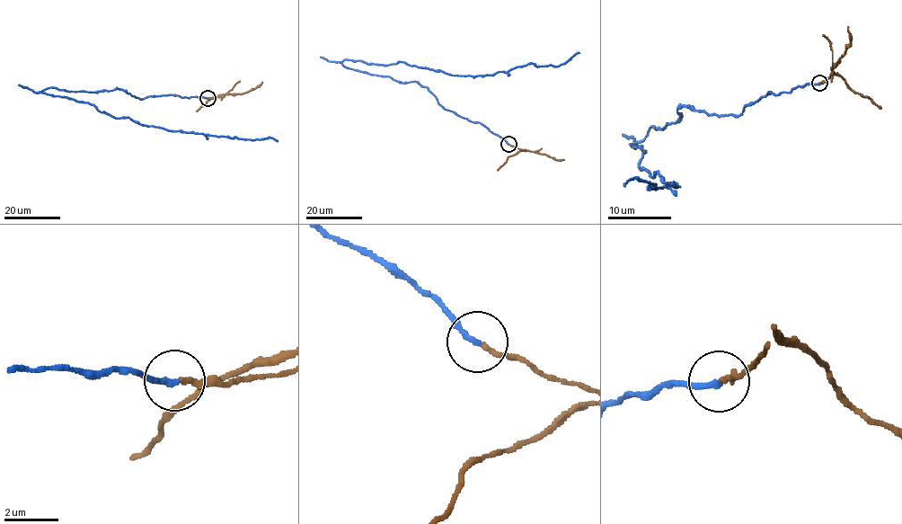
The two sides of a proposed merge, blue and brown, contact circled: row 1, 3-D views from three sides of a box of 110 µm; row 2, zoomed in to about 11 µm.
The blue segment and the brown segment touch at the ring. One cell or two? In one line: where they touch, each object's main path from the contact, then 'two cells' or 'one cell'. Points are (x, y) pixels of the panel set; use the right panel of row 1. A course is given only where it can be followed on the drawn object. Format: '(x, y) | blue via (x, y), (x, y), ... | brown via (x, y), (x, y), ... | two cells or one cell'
(819, 83) | blue via (818, 84), (738, 115), (677, 111), (631, 145), (639, 167), (676, 187), (623, 186) | brown via (820, 84), (825, 82), (831, 68), (850, 46), (848, 26) | two cells

